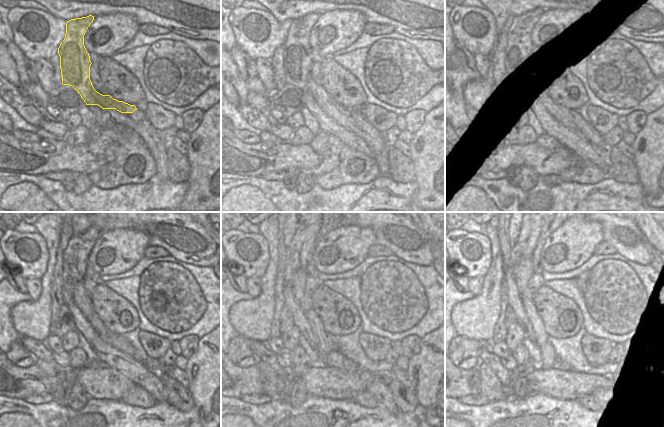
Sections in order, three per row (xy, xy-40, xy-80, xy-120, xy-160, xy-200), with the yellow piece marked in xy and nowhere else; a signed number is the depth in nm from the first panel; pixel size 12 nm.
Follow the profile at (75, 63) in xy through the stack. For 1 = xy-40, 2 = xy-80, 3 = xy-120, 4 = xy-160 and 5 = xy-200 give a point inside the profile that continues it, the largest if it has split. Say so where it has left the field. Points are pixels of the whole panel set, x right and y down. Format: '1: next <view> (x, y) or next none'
1: next xy-40 (298, 61)
2: next xy-80 (519, 51)
3: next xy-120 (75, 257)
4: next xy-160 (297, 254)
5: next xy-200 (525, 244)

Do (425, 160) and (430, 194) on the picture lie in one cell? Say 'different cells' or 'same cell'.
same cell

